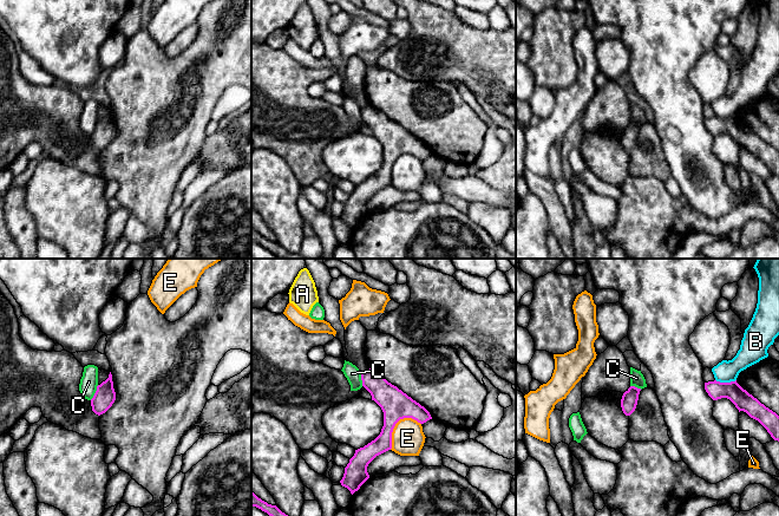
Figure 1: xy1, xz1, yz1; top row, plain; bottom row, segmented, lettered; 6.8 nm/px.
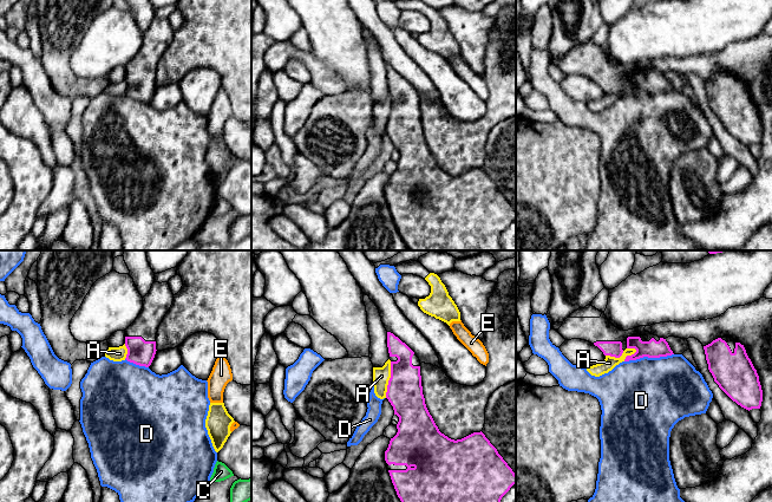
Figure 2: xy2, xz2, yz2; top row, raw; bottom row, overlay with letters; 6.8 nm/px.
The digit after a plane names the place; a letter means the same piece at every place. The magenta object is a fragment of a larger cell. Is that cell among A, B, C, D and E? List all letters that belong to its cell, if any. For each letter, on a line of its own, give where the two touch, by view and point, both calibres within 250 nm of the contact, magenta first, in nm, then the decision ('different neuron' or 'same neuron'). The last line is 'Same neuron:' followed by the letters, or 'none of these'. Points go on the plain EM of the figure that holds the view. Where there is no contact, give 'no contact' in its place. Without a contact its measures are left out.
A: contact xz2 (390, 115); calibres 240 and 120 nm; different neuron
B: contact yz1 (726, 118); calibres 130 and 150 nm; different neuron
C: contact xy1 (96, 128); calibres 140 and 120 nm; different neuron
D: contact yz2 (648, 92); calibres 120 and 500 nm; different neuron
E: contact xz1 (395, 158); calibres 200 and 220 nm; different neuron
Same neuron: none of these

